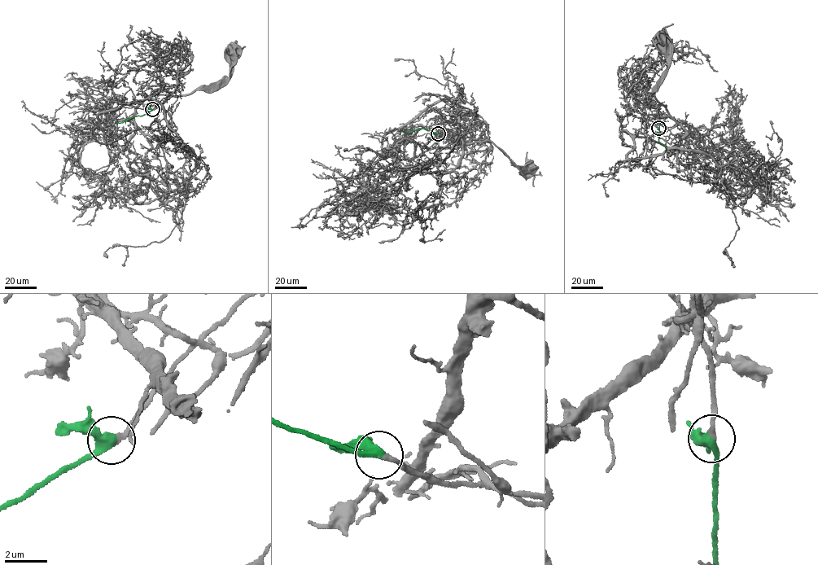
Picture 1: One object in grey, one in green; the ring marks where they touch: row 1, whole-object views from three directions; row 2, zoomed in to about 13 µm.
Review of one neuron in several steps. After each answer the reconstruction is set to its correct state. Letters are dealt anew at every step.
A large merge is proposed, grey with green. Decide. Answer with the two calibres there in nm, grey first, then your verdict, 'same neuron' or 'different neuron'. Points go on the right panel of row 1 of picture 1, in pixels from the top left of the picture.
calibres 240 and 400 nm; same neuron

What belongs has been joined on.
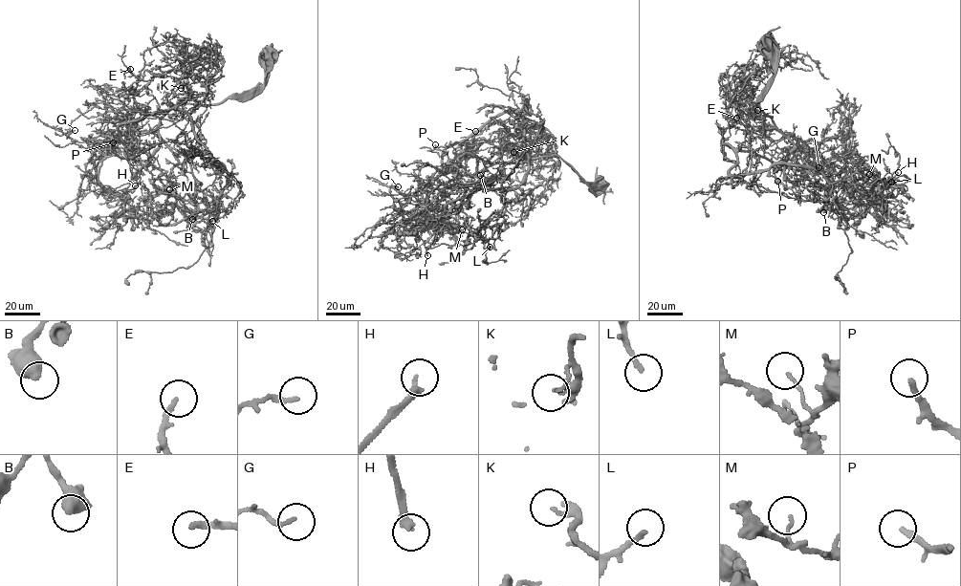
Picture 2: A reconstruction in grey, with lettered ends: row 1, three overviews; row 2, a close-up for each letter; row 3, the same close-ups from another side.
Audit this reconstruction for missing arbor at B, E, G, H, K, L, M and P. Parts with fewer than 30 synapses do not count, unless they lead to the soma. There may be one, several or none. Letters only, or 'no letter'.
E, H, K

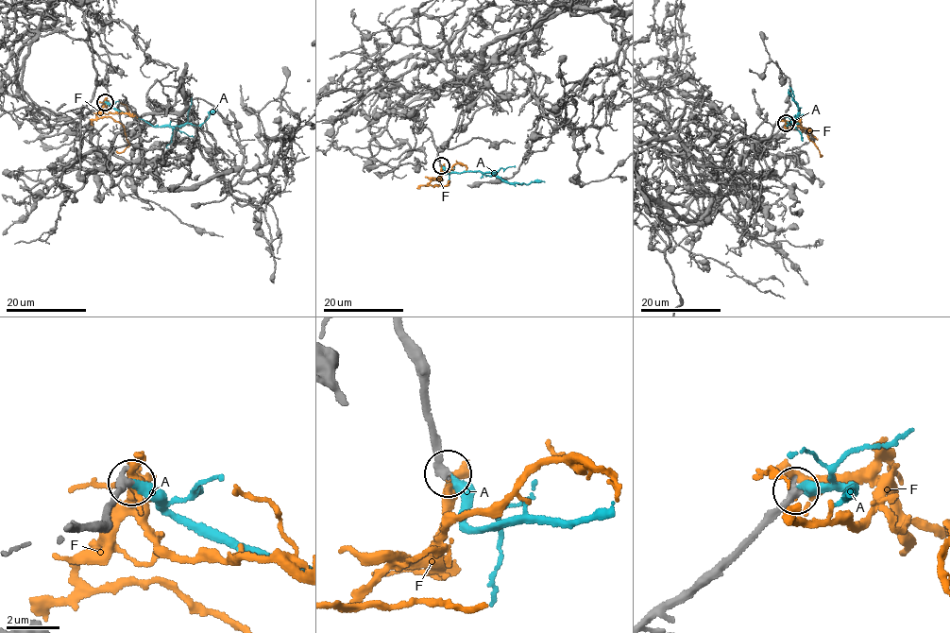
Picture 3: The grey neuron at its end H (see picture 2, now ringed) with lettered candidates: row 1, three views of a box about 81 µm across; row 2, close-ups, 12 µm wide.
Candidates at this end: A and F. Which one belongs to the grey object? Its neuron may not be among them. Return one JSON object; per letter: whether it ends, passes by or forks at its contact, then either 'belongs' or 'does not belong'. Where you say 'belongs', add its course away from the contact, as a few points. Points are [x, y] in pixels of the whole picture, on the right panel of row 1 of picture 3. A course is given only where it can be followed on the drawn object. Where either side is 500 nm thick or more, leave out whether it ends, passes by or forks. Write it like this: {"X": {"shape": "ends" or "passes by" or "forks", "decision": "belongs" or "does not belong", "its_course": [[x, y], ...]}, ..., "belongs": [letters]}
{"A": {"shape": "ends", "decision": "belongs", "its_course": [[786, 123], [794, 125], [792, 122], [798, 111], [788, 89]]}, "F": {"shape": "passes by", "decision": "does not belong"}, "belongs": ["A"]}

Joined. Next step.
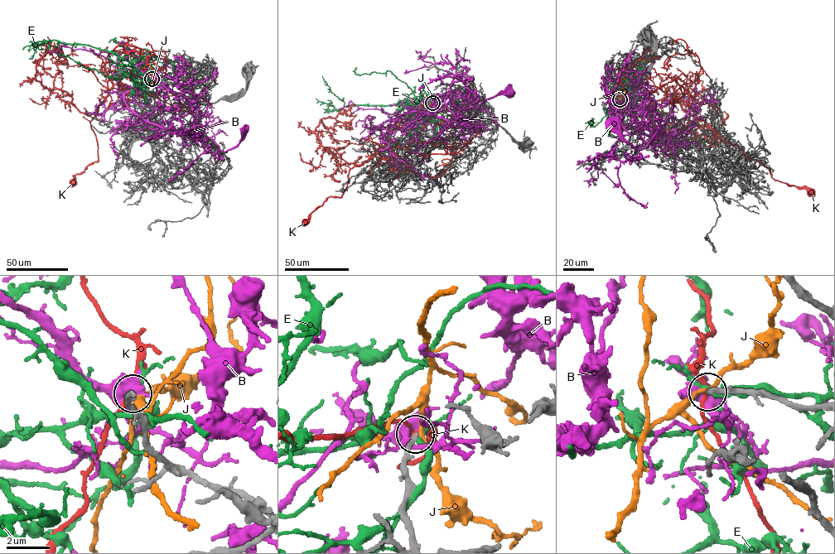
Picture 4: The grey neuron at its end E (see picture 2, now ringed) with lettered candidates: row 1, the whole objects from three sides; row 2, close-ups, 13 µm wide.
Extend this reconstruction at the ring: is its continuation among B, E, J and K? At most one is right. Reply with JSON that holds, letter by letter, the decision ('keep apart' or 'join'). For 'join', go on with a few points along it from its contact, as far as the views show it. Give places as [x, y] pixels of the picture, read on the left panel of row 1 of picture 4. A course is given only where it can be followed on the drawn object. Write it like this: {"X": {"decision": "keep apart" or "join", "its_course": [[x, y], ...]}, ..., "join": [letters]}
{"B": {"decision": "keep apart"}, "E": {"decision": "keep apart"}, "J": {"decision": "keep apart"}, "K": {"decision": "keep apart"}, "join": []}

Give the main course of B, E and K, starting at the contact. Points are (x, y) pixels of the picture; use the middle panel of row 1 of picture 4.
B: (432, 103), (427, 100), (418, 105), (408, 120), (397, 118), (416, 111), (464, 123), (482, 101), (509, 93)
E: (433, 103), (430, 110), (422, 113), (412, 110), (405, 100), (387, 105), (345, 107), (322, 76)
K: (433, 103), (429, 111), (407, 112), (386, 138), (387, 147), (349, 170), (342, 196), (327, 198), (306, 221)

